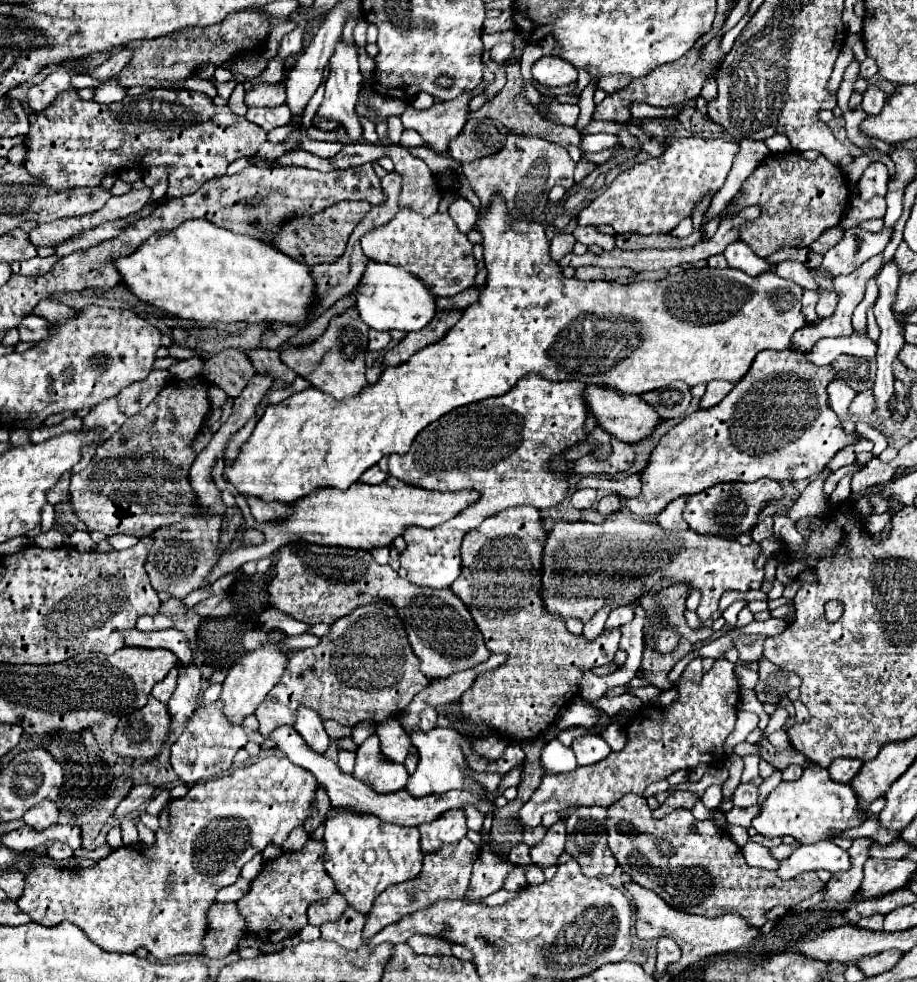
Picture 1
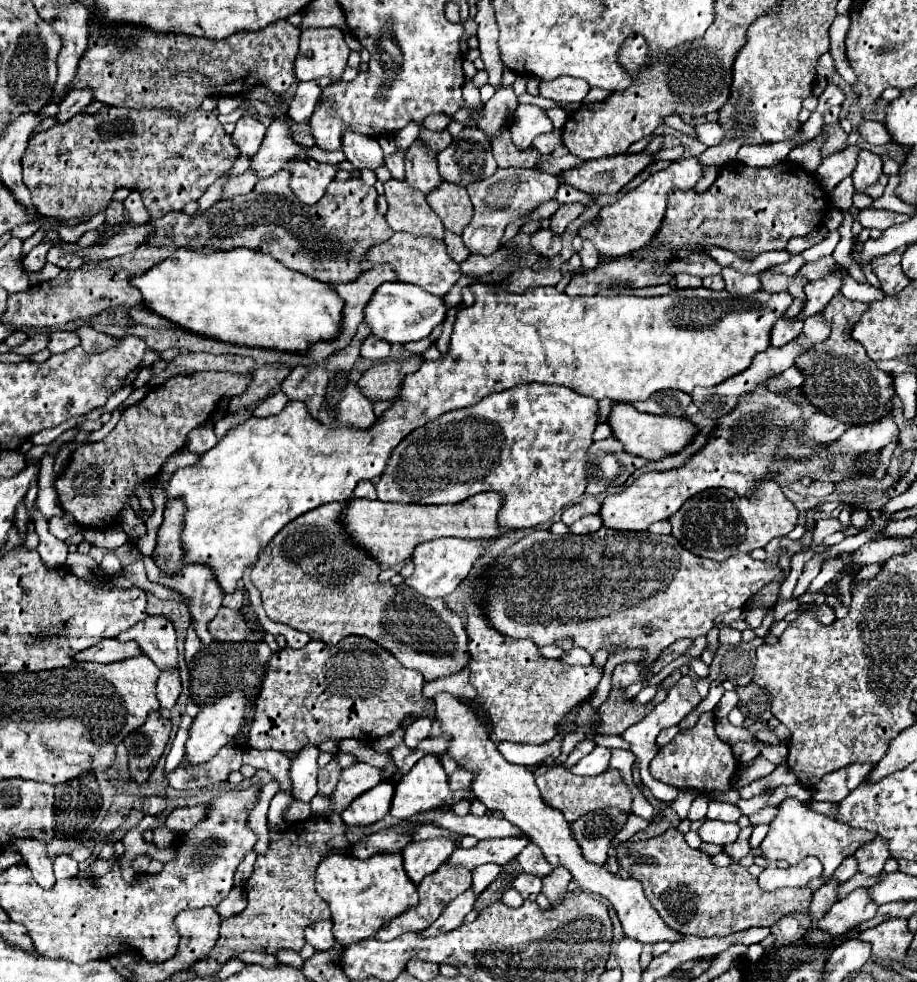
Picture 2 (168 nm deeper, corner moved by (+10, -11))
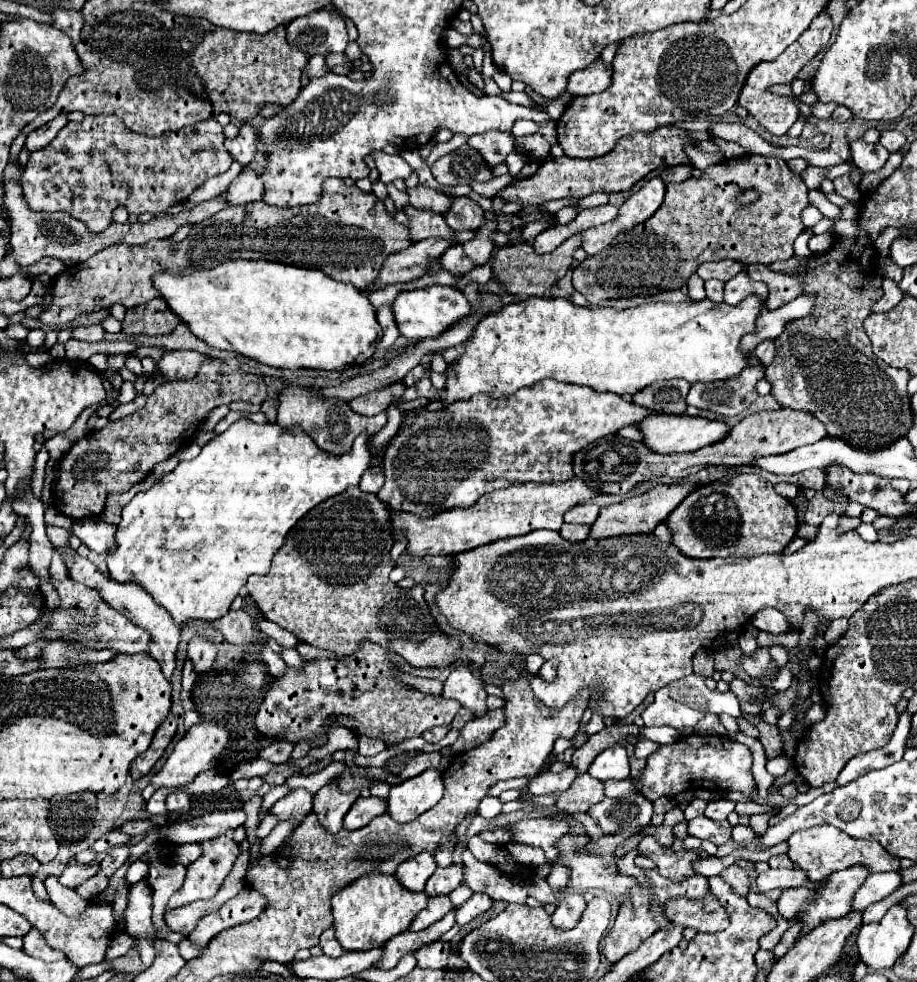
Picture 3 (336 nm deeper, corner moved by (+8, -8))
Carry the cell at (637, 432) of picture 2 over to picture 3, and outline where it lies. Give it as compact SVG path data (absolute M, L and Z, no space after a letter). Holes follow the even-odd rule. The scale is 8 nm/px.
M651 415L637 425L645 435L645 445L657 453L691 453L701 447L713 445L723 441L731 431L723 421L711 421L703 417L689 417L689 415Z

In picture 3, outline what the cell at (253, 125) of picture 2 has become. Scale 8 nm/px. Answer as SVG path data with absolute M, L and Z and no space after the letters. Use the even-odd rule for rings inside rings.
M243 125L235 139L225 139L225 149L229 155L241 165L249 165L257 153L257 129L251 125Z

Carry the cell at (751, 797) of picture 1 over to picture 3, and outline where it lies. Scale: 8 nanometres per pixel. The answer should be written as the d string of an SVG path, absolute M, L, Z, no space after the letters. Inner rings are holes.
M725 797L713 799L713 801L709 801L709 805L707 805L707 809L705 809L705 817L713 819L713 821L723 821L723 819L727 819L727 815L729 815L733 809L735 809L735 801L725 799Z

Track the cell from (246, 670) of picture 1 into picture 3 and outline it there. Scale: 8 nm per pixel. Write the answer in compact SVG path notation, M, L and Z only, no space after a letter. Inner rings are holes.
M205 721L205 723L199 723L199 725L191 727L187 731L187 735L181 737L181 741L175 745L173 753L169 755L169 759L165 761L161 771L151 779L151 785L155 789L163 789L163 787L177 789L177 787L183 787L183 785L195 781L195 777L199 773L209 771L209 769L215 767L215 761L217 761L219 753L225 749L227 741L229 741L229 731L223 725L215 725L211 721Z

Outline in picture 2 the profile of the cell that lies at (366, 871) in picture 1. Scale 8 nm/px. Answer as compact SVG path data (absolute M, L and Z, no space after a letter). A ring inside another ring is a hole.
M333 850L321 858L315 872L317 894L329 904L333 920L333 936L349 946L371 938L387 920L399 916L411 906L417 906L417 886L409 880L403 868L401 852L377 854L369 860L359 860L349 850Z

